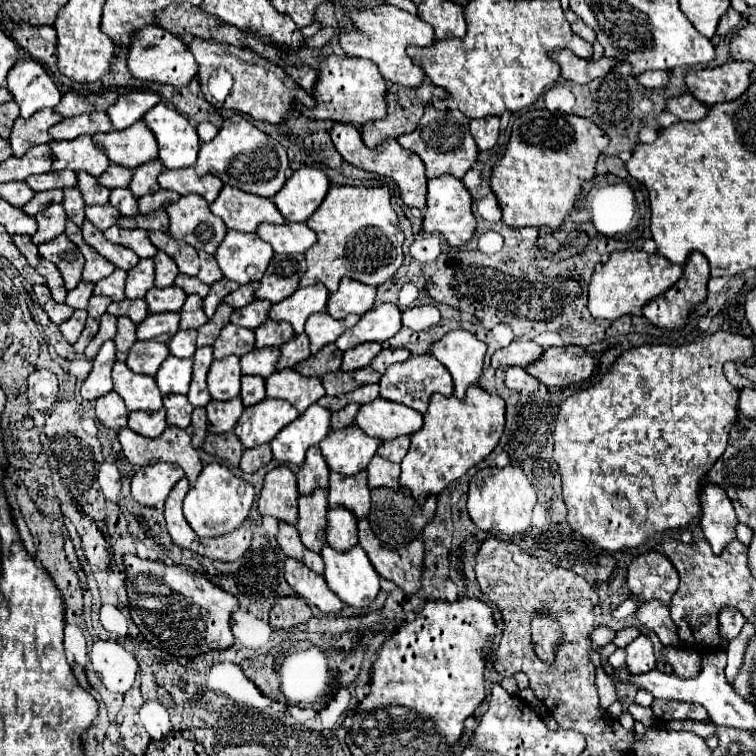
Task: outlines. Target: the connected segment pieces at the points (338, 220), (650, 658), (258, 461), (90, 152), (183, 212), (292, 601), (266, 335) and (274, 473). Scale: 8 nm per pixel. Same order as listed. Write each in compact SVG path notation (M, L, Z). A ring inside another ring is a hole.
M331 186L319 210L307 220L307 226L317 234L317 242L305 252L307 272L301 286L323 282L333 294L341 278L359 280L375 288L393 278L403 264L405 234L389 198L391 194L385 186Z
M639 634L627 648L627 668L635 674L649 672L655 668L655 650L647 634Z
M259 446L259 448L251 448L251 450L245 450L243 452L243 458L241 458L241 470L247 472L247 474L253 474L257 472L259 468L263 468L265 464L269 464L273 460L273 454L271 454L271 446Z
M91 136L65 142L53 140L51 150L53 150L53 170L73 170L73 172L85 170L97 178L111 164L105 152L93 144Z
M187 194L169 204L165 210L171 220L171 238L183 240L195 250L205 250L207 254L217 252L221 240L227 234L227 226L221 218L211 214L209 202L205 198Z
M289 596L289 598L281 598L271 614L269 614L269 626L273 630L277 628L293 628L297 624L303 624L311 618L311 608L307 606L307 602L303 598L297 596Z
M267 320L267 322L263 322L263 326L259 326L255 330L255 346L257 348L263 348L263 346L279 348L293 338L295 338L295 332L291 330L291 324L287 324L287 322Z
M287 466L273 468L267 472L261 498L259 512L263 516L273 516L279 522L295 524L297 522L297 478Z

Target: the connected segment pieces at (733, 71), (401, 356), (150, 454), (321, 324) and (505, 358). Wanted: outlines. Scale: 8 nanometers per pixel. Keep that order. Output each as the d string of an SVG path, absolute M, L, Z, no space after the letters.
M729 60L717 68L705 70L691 70L685 78L689 92L703 102L707 108L719 102L731 102L743 94L751 86L751 66L749 62Z
M397 348L397 350L381 350L377 356L375 356L375 362L371 362L371 368L377 370L379 374L383 374L383 370L387 370L391 364L397 364L397 362L405 362L411 354L405 350L405 348Z
M169 426L163 436L147 440L133 430L123 428L119 430L119 442L123 446L125 458L133 466L145 466L147 462L179 464L185 470L191 488L195 486L195 480L203 470L203 464L197 456L197 450L191 446L191 434L187 430Z
M327 312L313 314L305 324L305 334L311 340L311 354L317 354L325 344L335 342L341 334L351 330L359 322L359 316L351 314L343 322L331 318Z
M513 340L507 348L501 348L493 354L491 366L505 370L507 366L521 366L527 368L527 364L539 360L543 354L543 348L537 346L531 340Z

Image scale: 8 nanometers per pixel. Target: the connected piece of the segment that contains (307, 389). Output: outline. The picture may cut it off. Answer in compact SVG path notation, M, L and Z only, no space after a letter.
M283 370L271 374L267 382L267 396L287 400L301 414L325 396L325 388L319 378L303 378L295 370Z

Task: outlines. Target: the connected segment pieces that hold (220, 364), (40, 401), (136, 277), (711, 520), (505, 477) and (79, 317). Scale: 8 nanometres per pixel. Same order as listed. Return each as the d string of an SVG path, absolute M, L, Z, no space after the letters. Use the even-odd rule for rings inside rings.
M227 356L223 360L213 360L209 376L209 392L213 400L231 400L241 392L241 366L239 358Z
M35 370L33 374L29 374L27 384L29 384L29 390L27 390L29 408L39 410L39 412L49 410L57 398L57 390L59 390L57 376L49 370Z
M141 260L135 268L129 270L125 296L131 300L133 298L145 298L147 290L153 288L153 278L155 278L153 260Z
M705 484L701 494L701 530L711 544L715 554L721 554L725 546L735 540L737 516L731 506L731 500L719 486Z
M505 466L505 468L485 468L477 472L469 482L467 492L467 510L471 520L477 524L477 528L491 532L491 534L503 534L503 536L515 536L531 528L531 510L537 502L537 494L533 486L529 484L527 476L519 466Z
M75 310L75 314L73 314L67 322L63 322L63 324L59 326L63 338L65 338L69 344L73 344L73 342L79 338L81 330L85 328L85 320L87 320L87 312L85 312L85 310Z

